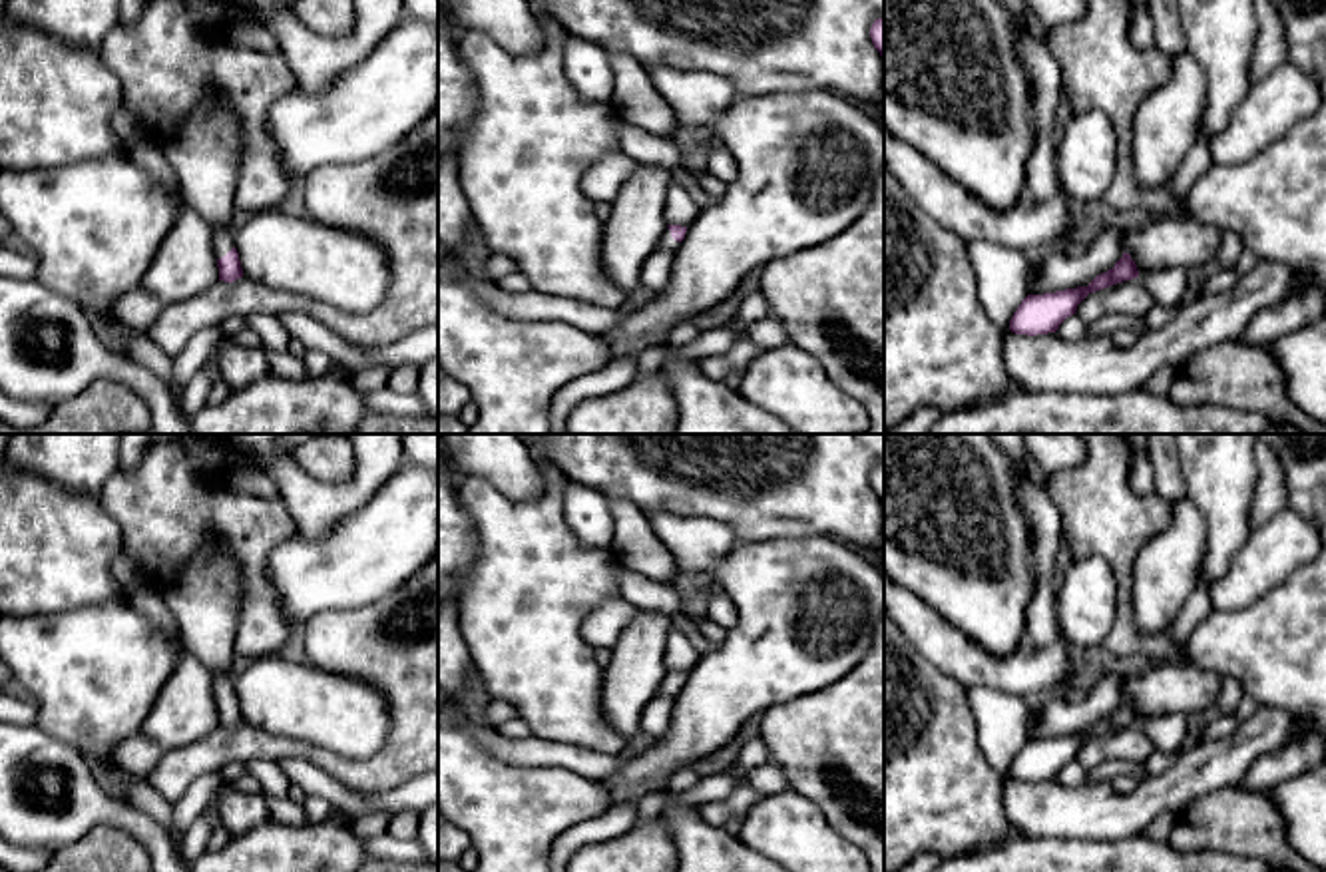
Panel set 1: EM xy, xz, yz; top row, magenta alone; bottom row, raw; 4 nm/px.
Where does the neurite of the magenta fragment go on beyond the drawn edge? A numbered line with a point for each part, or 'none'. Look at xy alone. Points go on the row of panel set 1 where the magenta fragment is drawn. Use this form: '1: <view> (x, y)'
1: xy (221, 237)

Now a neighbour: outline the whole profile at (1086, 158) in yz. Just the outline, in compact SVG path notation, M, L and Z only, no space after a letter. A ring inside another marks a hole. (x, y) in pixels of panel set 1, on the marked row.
M1101 109L1073 115L1055 151L1061 193L1081 203L1103 199L1115 175L1115 157L1113 121Z

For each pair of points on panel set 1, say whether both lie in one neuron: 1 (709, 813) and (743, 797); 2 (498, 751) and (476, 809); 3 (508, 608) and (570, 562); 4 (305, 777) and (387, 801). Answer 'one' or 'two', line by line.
1: one
2: two
3: one
4: one

